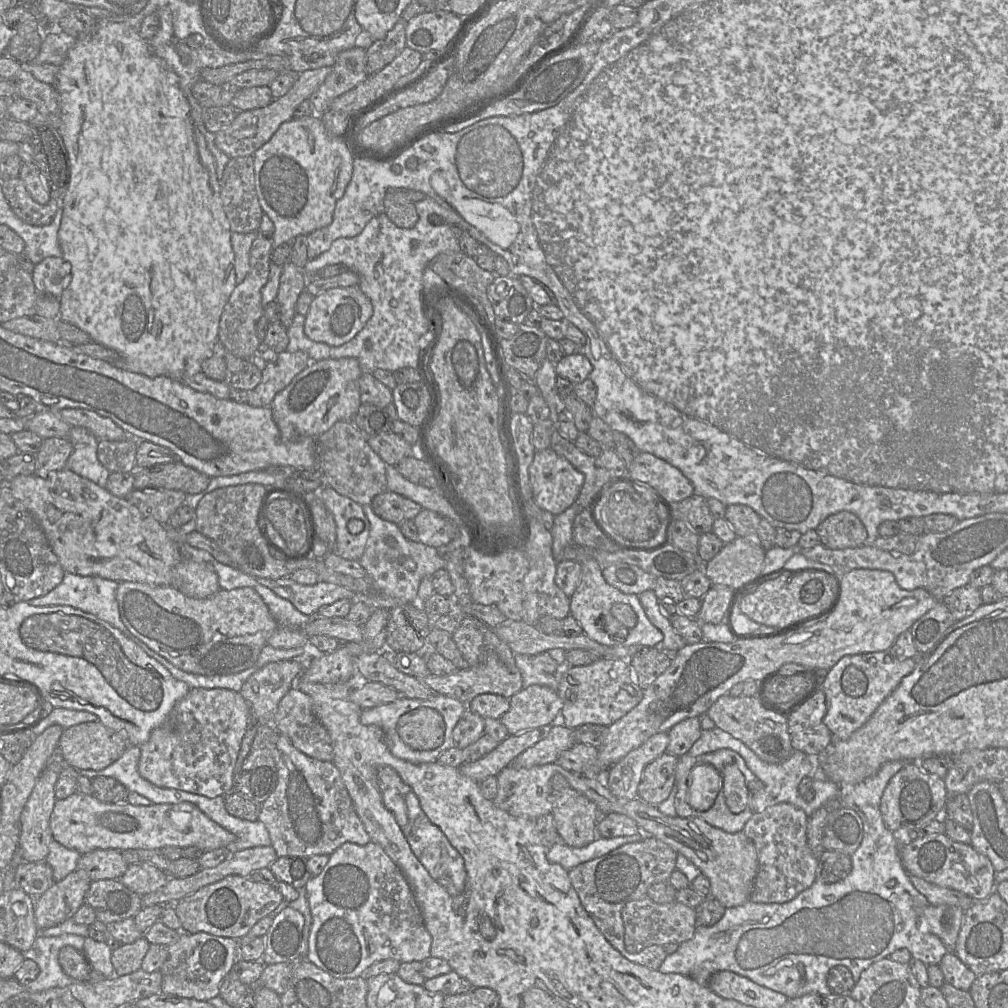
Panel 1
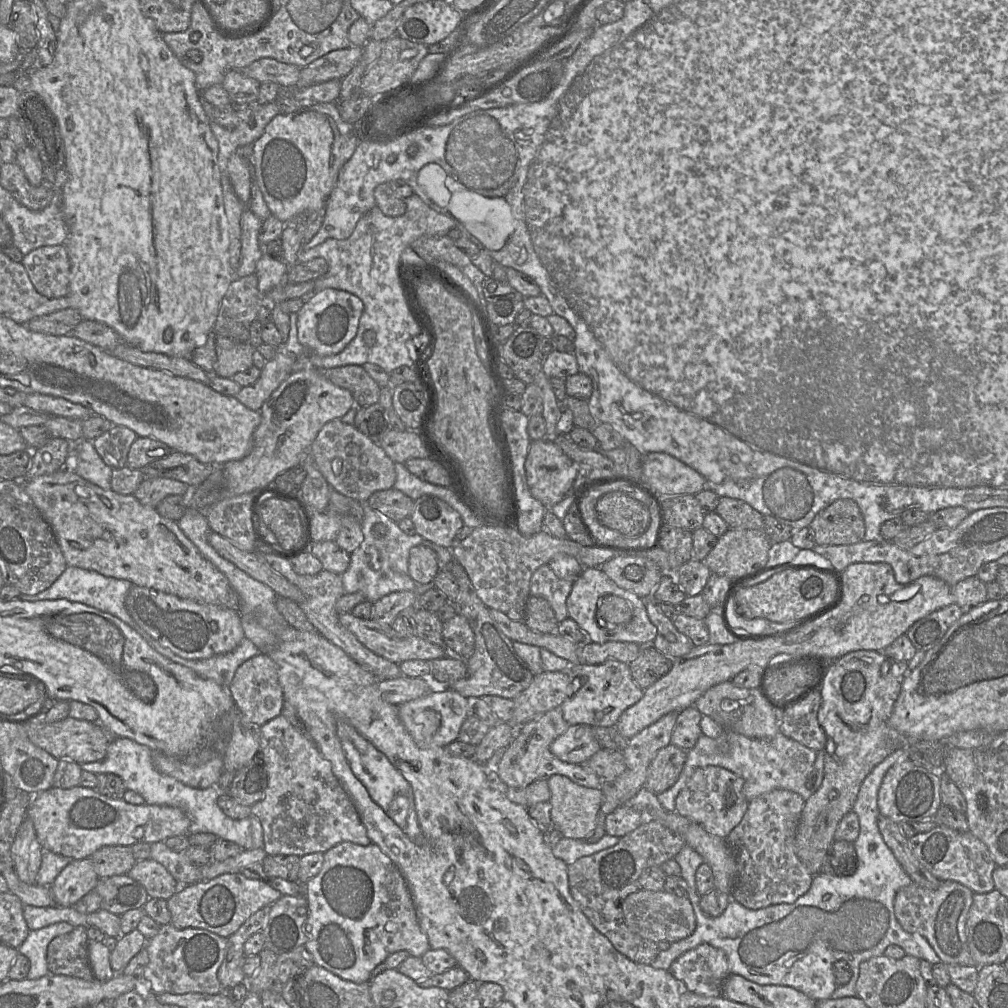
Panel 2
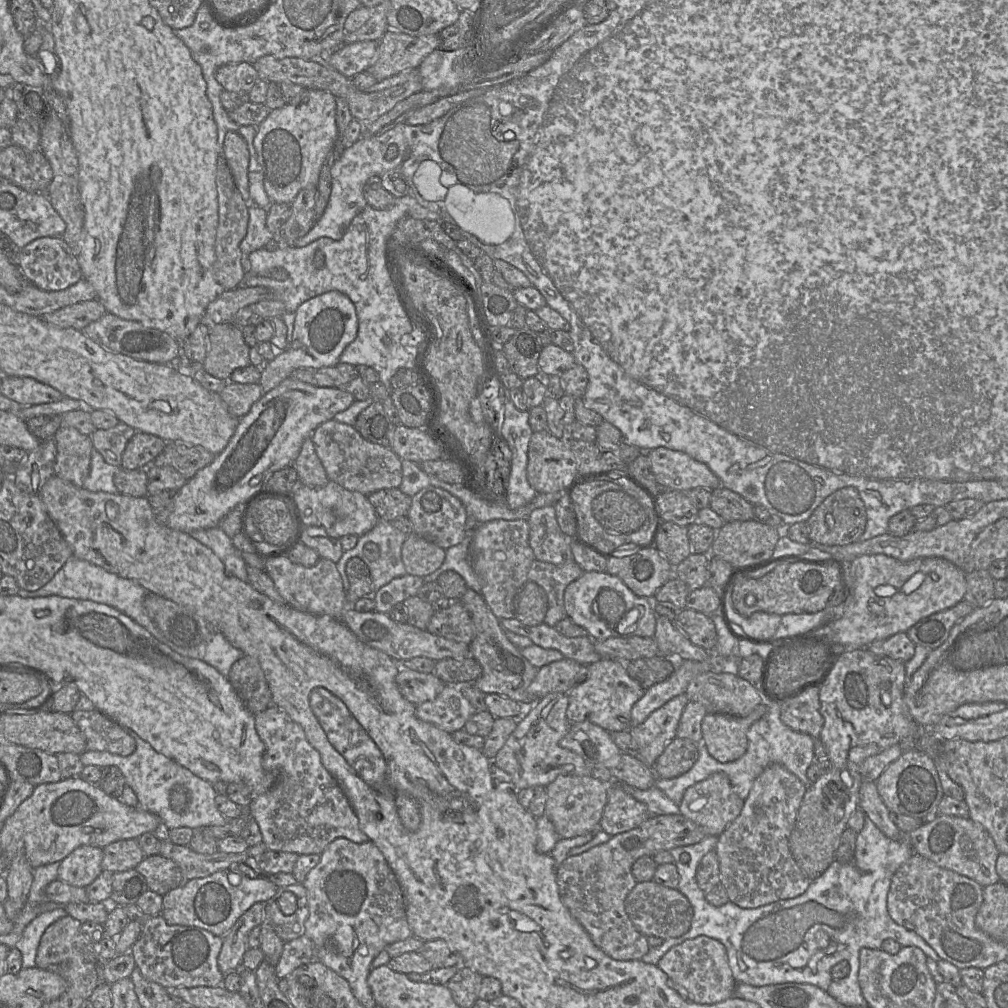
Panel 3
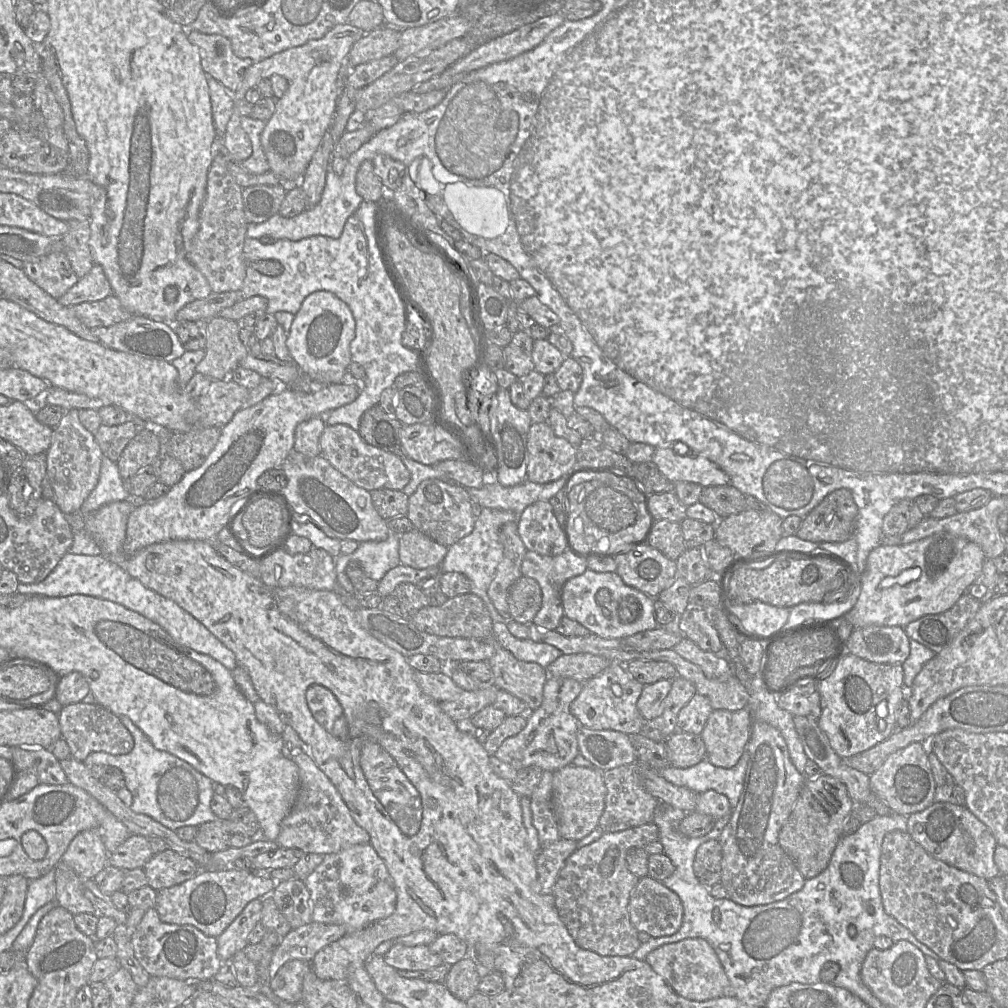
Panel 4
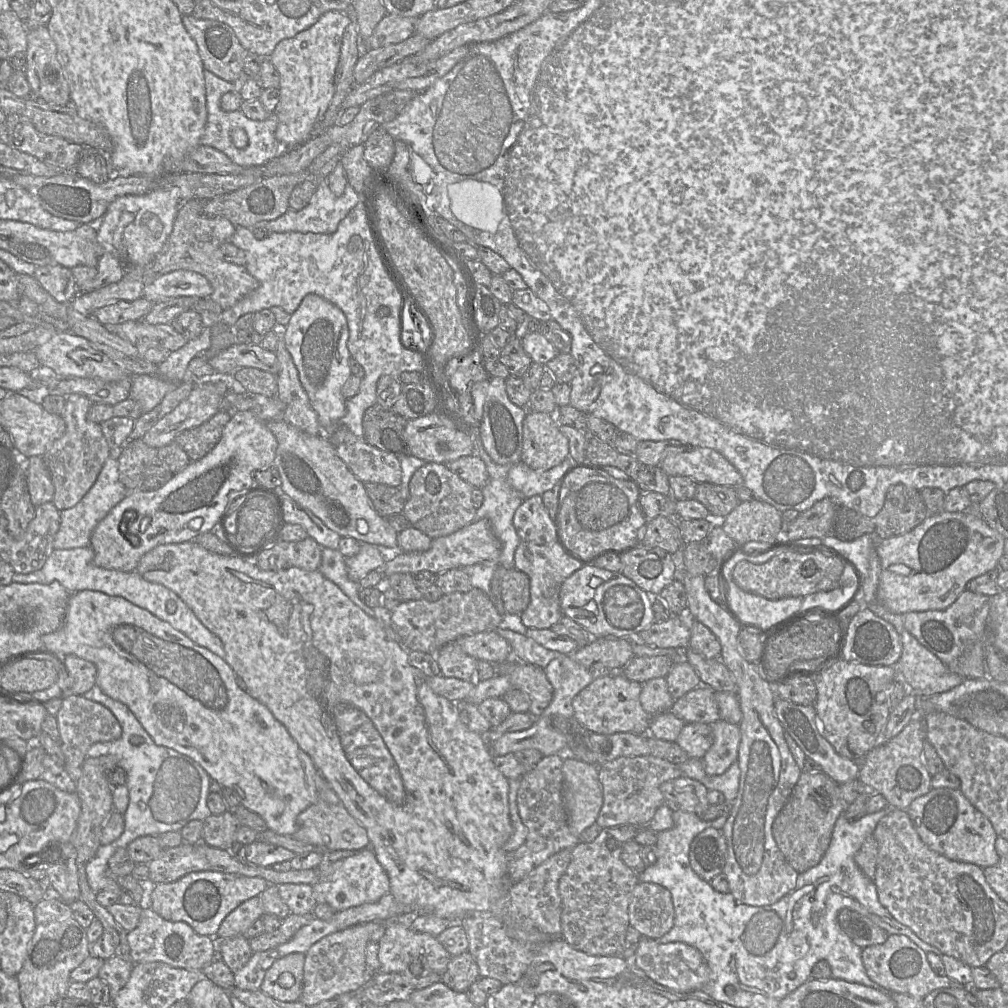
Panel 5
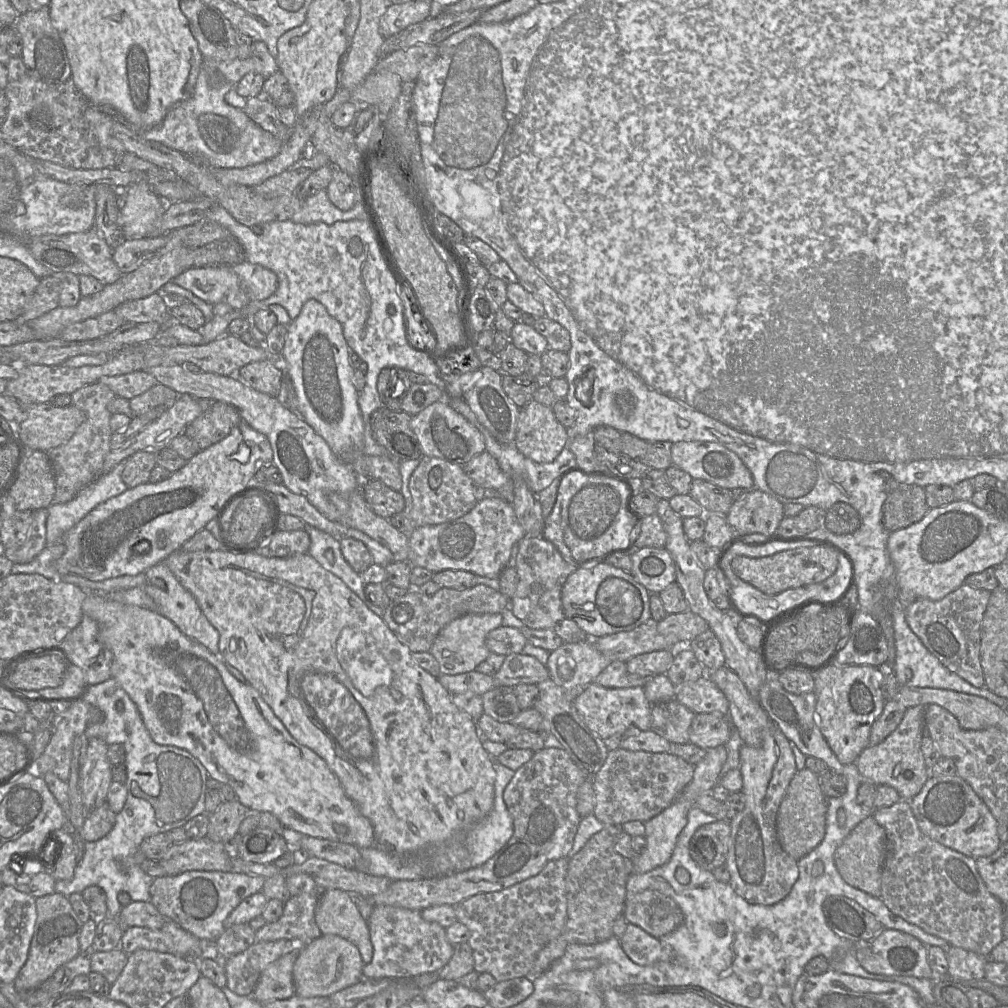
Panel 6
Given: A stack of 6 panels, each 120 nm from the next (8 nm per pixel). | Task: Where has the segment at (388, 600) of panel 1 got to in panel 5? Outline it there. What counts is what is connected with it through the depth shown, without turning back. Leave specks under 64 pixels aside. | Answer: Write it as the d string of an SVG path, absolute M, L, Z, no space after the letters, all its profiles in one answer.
M361 543L360 551L353 557L345 559L348 577L359 583L369 572L380 571L389 552L368 543Z

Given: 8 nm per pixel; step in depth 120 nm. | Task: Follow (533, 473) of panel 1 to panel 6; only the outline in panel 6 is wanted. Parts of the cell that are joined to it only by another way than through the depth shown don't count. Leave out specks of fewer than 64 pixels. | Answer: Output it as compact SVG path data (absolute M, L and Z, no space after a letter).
M531 400L519 408L514 444L526 458L549 463L565 446L570 448L568 430L556 419L552 407Z

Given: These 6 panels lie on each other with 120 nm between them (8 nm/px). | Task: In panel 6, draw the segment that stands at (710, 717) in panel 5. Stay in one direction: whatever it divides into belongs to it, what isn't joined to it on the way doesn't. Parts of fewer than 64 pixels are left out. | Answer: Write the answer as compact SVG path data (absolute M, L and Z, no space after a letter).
M707 674L677 688L674 699L694 714L720 713L725 716L729 714L727 698Z

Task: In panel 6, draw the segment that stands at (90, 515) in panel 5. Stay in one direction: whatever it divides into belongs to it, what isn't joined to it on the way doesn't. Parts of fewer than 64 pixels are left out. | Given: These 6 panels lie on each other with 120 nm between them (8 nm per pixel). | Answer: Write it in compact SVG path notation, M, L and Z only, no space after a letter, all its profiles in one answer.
M122 461L99 475L72 500L66 503L53 502L47 508L46 546L63 544L64 535L91 510L128 489L121 476L124 467L125 461Z

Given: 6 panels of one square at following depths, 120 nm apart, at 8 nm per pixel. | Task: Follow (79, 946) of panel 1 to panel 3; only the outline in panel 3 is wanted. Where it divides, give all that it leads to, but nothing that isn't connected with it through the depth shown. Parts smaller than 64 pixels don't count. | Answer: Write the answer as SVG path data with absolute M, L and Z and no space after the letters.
M59 908L43 912L25 927L21 939L15 945L15 948L21 952L23 968L36 966L37 950L43 933L51 924L66 915L67 913Z

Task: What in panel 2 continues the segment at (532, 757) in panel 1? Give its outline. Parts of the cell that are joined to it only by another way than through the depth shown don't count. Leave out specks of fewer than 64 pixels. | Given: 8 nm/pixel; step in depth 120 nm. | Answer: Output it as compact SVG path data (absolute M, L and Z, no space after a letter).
M587 724L569 725L564 733L550 745L550 751L558 759L581 764L601 749Z

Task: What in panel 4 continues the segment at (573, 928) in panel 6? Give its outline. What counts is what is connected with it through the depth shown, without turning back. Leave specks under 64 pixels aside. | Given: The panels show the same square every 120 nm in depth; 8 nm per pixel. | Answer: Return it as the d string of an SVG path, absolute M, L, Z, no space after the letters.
M654 822L618 832L604 832L602 836L581 848L577 848L566 860L556 879L553 895L560 919L575 943L601 956L632 956L639 948L638 930L630 921L628 903L639 878L627 868L626 853L630 848L645 848L658 841L659 830Z

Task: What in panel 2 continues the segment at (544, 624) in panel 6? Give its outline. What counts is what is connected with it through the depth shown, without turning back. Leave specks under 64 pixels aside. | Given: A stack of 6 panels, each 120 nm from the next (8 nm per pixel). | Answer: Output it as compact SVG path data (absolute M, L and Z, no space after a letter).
M548 564L541 565L532 574L530 595L546 599L552 607L558 623L568 617L566 600L573 581L558 578Z

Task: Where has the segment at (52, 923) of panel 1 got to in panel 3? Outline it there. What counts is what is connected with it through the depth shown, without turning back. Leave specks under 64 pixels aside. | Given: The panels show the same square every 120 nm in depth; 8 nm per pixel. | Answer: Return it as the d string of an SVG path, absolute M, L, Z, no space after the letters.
M79 846L60 862L58 879L73 886L86 888L103 871L102 859L103 848Z

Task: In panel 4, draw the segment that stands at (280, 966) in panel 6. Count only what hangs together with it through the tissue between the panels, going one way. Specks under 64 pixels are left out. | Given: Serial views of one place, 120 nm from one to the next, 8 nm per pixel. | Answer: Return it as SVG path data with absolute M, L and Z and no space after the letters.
M291 960L282 965L270 980L272 991L281 999L297 1003L302 997L302 983L310 964L304 960Z

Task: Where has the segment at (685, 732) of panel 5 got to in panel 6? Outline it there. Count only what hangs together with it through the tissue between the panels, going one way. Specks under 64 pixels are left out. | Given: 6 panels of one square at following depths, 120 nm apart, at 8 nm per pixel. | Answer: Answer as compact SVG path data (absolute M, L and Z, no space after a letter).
M720 713L696 714L689 730L689 743L708 750L725 745L733 734L728 716Z

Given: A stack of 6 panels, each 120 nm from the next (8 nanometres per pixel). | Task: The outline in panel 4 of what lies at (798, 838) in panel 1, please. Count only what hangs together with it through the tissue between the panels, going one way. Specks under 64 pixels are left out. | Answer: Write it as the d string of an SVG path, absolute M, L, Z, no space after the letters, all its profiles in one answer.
M753 721L746 750L748 762L743 790L718 840L722 849L720 882L727 891L727 897L745 906L756 906L780 901L800 890L806 881L795 862L780 846L778 835L790 816L807 778L799 773L792 763L787 745L780 732L765 722Z

